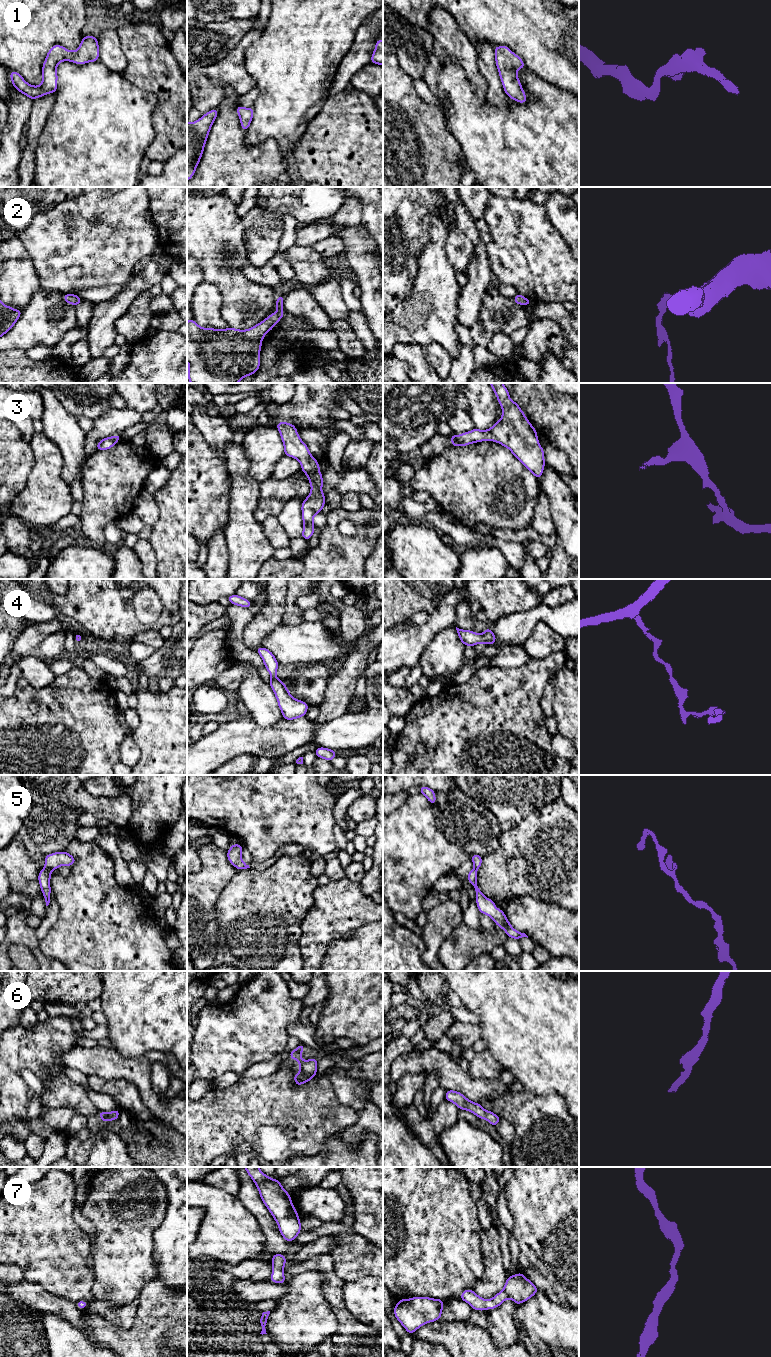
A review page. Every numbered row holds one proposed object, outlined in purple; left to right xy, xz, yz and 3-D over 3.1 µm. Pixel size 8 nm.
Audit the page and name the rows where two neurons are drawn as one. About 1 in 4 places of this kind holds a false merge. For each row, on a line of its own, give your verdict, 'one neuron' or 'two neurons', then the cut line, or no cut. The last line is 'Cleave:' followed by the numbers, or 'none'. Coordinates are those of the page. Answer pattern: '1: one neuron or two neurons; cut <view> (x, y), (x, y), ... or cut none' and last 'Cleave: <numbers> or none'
1: one neuron; cut none
2: one neuron; cut none
3: one neuron; cut none
4: one neuron; cut none
5: two neurons; cut xy (44, 867), (50, 870)
6: one neuron; cut none
7: one neuron; cut none
Cleave: 5

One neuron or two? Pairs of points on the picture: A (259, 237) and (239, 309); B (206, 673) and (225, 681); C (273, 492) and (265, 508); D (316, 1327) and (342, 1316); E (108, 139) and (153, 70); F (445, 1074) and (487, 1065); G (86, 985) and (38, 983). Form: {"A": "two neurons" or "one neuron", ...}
{"A": "two neurons", "B": "two neurons", "C": "one neuron", "D": "two neurons", "E": "two neurons", "F": "two neurons", "G": "one neuron"}

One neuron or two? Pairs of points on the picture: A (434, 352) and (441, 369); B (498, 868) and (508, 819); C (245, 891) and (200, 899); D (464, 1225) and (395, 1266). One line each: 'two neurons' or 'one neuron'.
A: one neuron
B: two neurons
C: two neurons
D: one neuron

